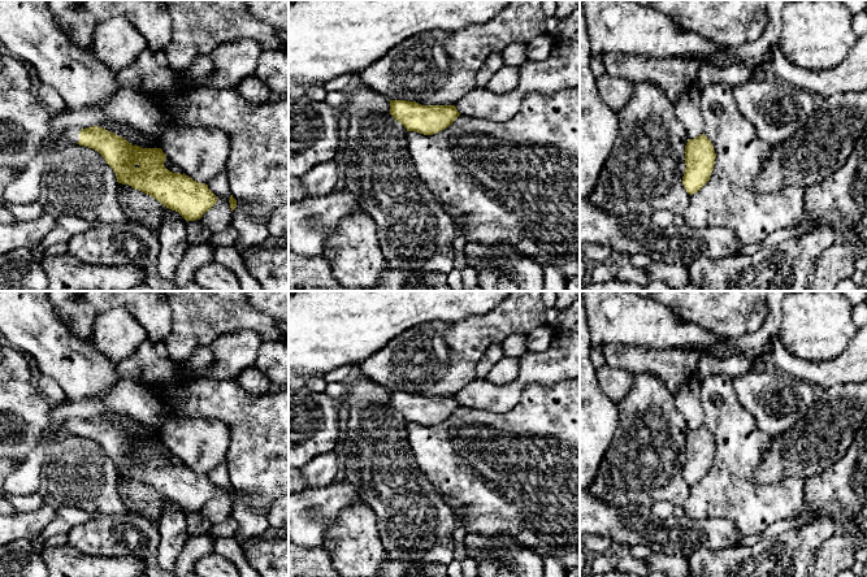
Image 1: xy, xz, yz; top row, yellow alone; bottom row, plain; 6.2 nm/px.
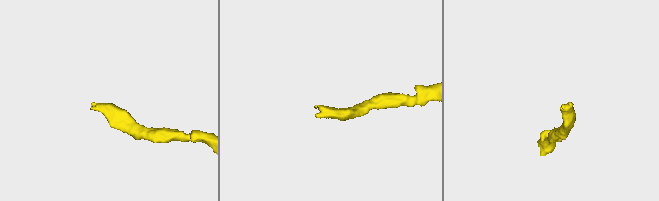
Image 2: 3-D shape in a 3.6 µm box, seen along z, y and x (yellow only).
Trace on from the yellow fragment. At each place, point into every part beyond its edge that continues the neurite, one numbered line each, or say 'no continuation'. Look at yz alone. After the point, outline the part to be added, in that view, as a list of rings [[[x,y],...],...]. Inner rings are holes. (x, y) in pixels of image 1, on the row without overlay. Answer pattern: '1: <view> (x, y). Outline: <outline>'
no continuation

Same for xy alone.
1: xy (72, 426). Outline: [[[70,418],[61,424],[61,433],[77,435],[79,433],[79,424],[83,418]]]

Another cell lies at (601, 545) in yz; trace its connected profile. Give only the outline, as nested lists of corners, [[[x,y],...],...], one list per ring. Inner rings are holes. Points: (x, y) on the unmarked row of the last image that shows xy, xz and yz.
[[[585,534],[580,537],[580,547],[590,550],[597,555],[610,555],[615,543],[610,537]]]

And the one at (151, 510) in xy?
[[[123,498],[122,502],[127,511],[133,515],[146,517],[152,522],[159,522],[161,513],[165,508],[166,498],[160,498],[157,500],[140,500],[135,502],[131,498]]]

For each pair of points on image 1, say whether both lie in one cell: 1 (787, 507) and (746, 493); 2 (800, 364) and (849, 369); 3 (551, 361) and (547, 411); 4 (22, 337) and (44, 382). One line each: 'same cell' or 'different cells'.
1: same cell
2: same cell
3: different cells
4: different cells

